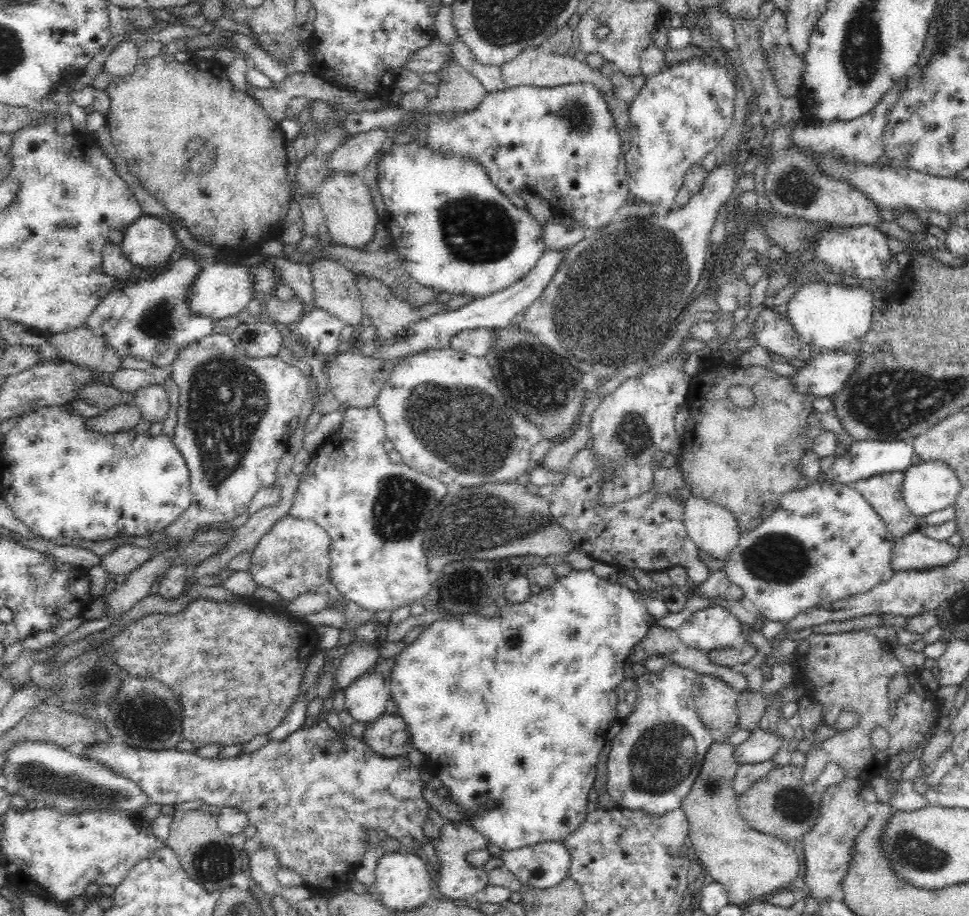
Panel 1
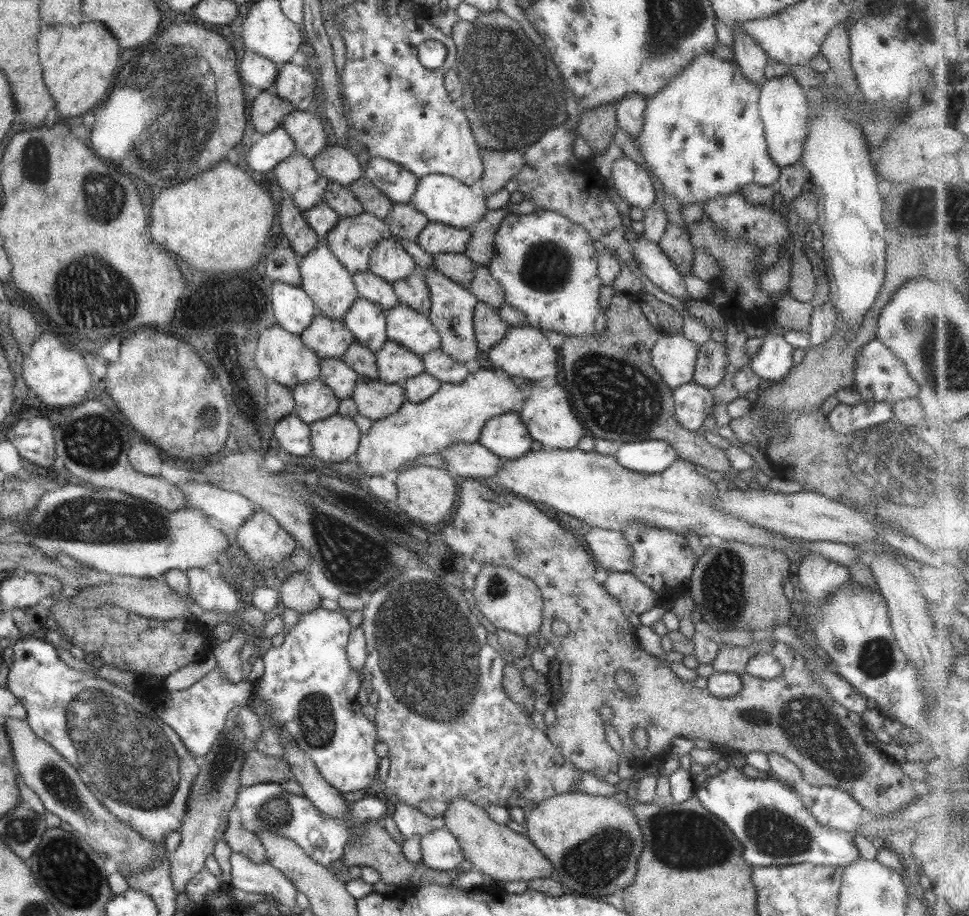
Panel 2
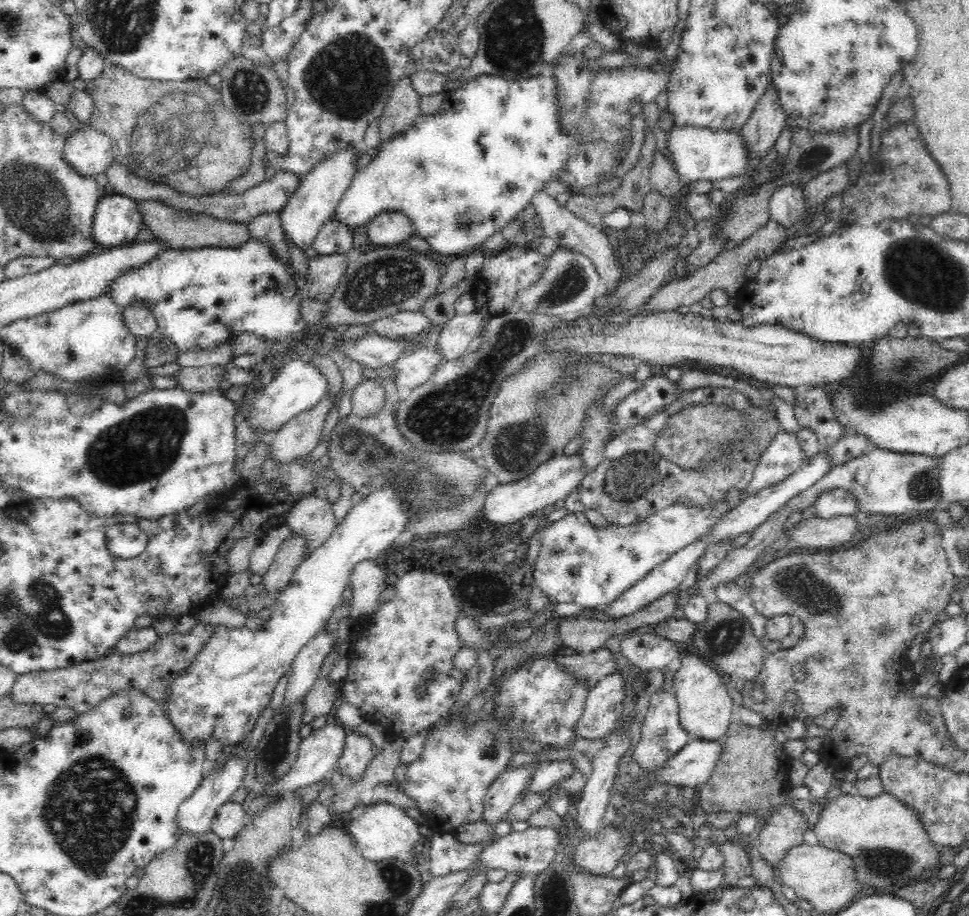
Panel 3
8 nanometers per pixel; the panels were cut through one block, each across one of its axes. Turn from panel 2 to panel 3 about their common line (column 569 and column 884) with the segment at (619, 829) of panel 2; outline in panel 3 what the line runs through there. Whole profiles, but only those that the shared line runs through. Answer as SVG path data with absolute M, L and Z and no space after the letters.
M855 793L831 795L825 799L814 833L820 845L842 852L854 859L860 888L902 888L937 870L939 852L921 825L917 812L892 795L863 798Z

